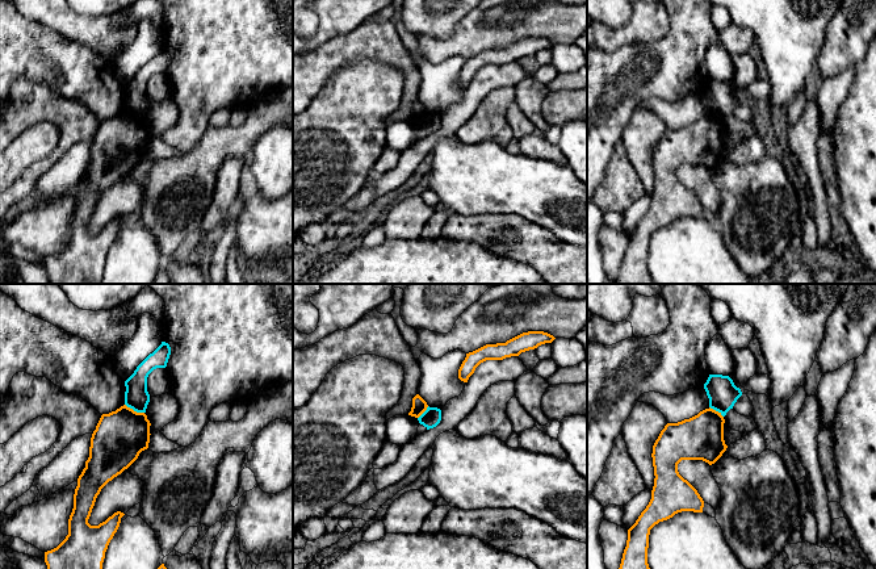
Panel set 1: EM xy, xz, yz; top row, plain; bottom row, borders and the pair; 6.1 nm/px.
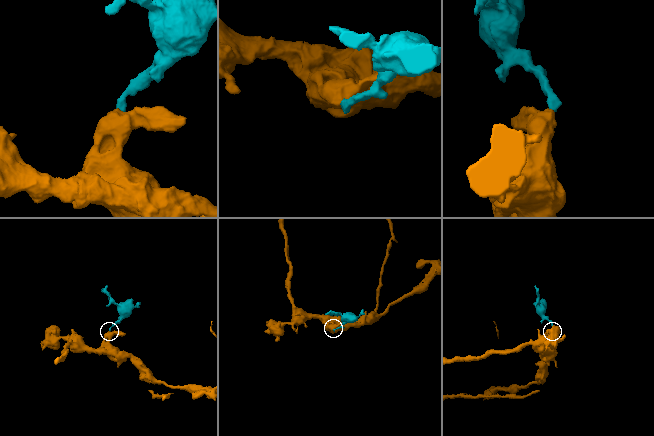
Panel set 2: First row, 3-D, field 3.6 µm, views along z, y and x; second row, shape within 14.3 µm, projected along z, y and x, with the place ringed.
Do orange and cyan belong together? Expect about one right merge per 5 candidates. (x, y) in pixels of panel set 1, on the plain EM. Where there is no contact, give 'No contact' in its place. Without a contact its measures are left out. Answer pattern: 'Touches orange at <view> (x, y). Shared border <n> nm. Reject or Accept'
Touches orange at xy (133, 116). Shared border 130 nm. Reject

